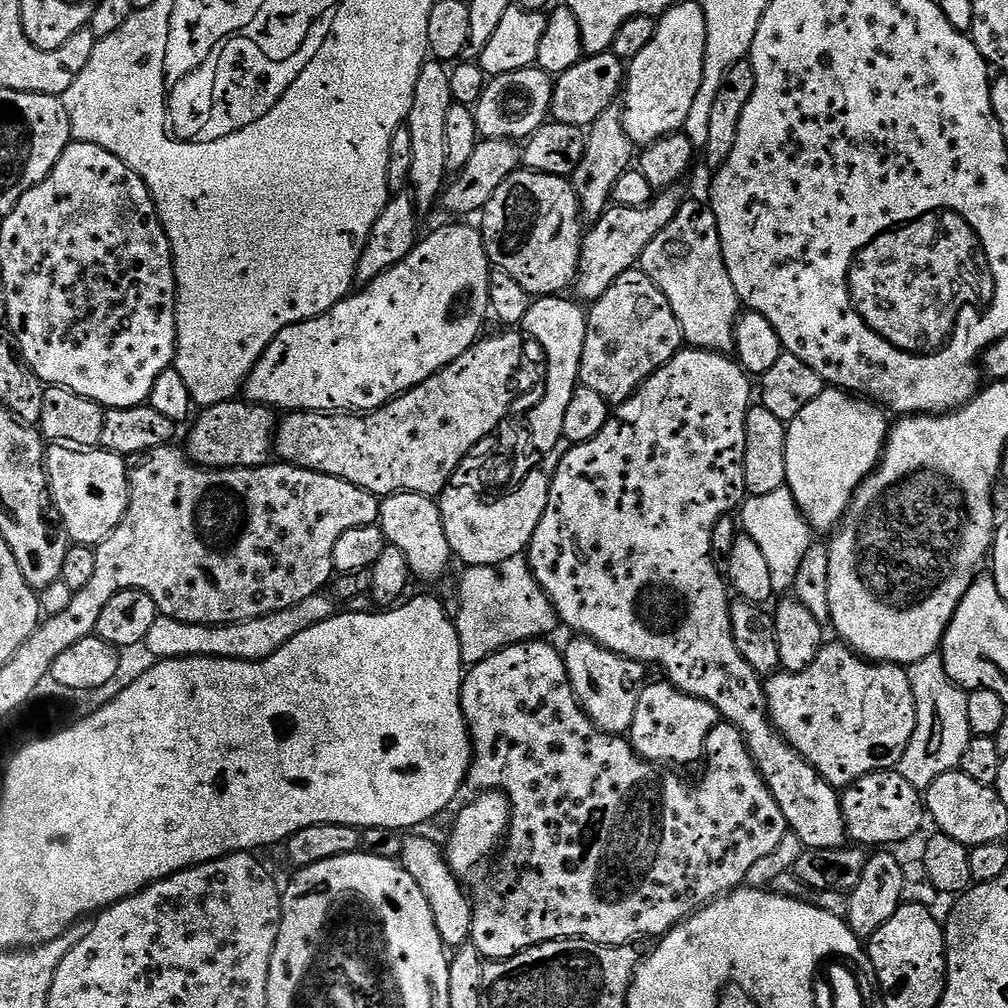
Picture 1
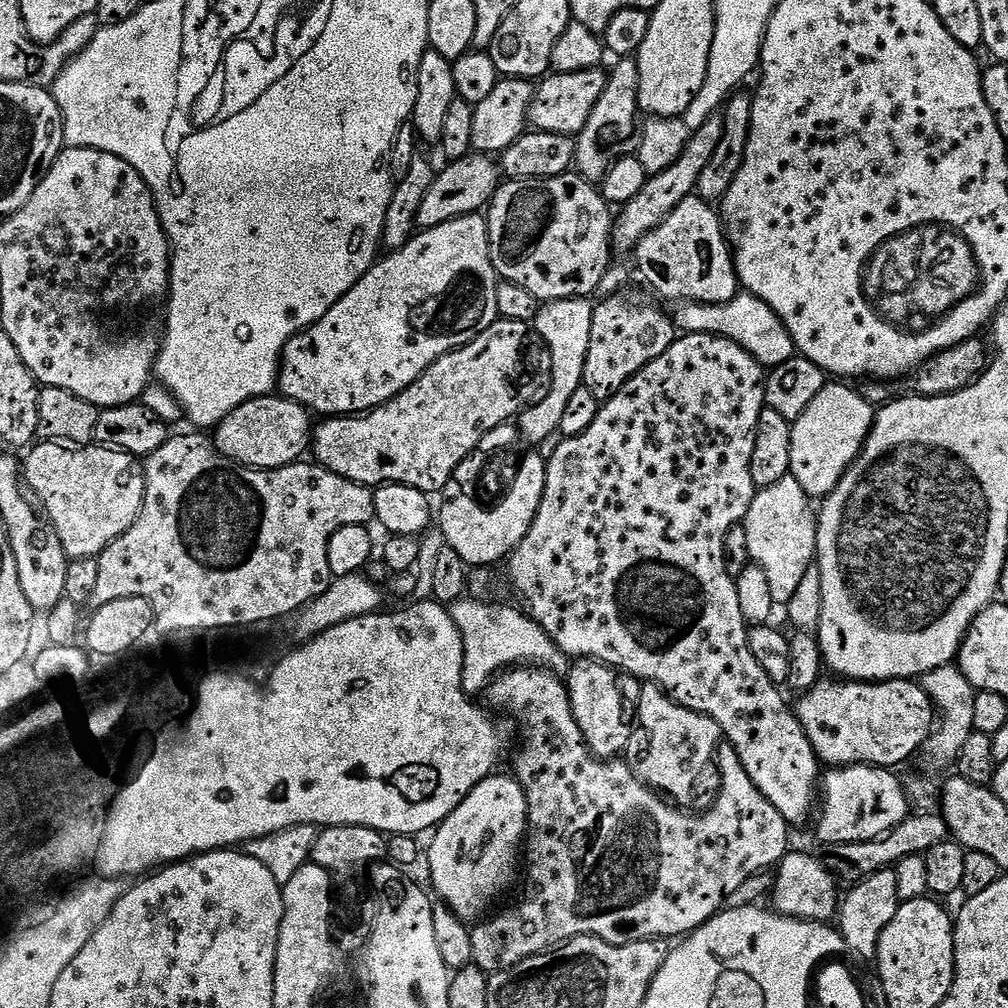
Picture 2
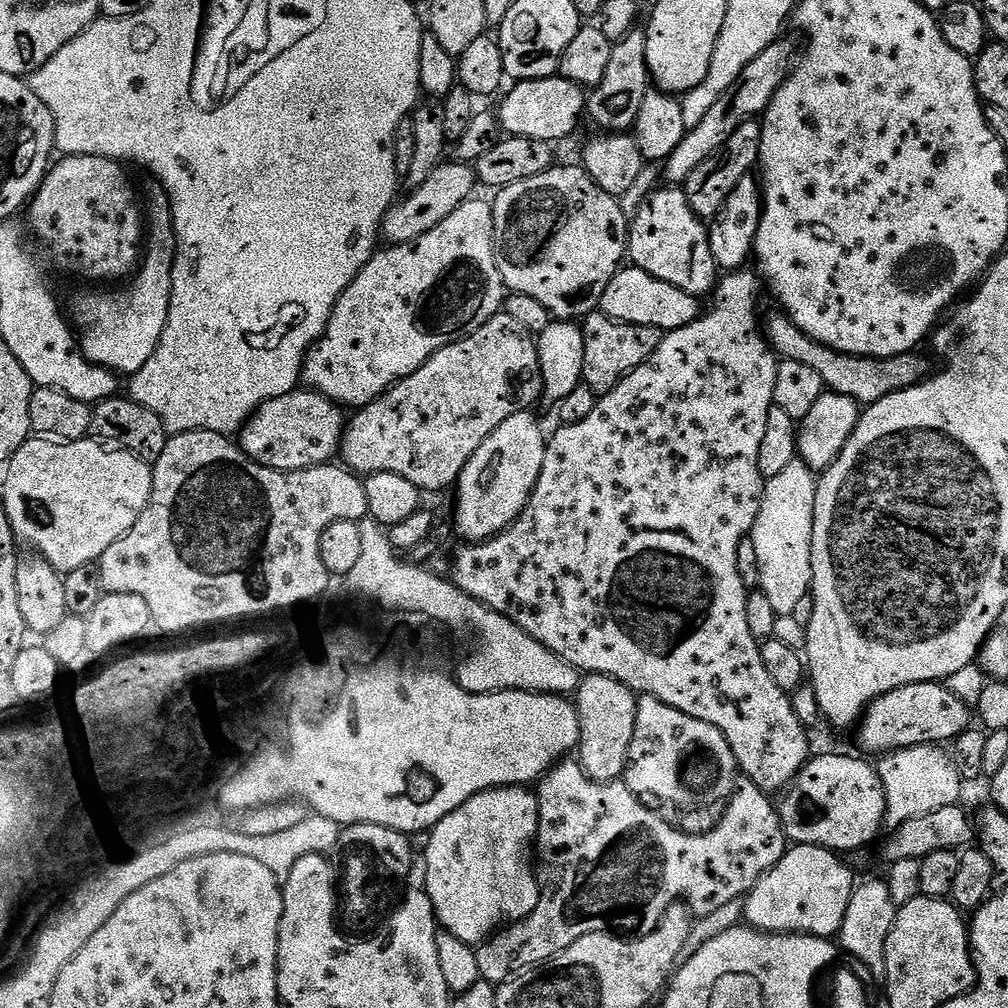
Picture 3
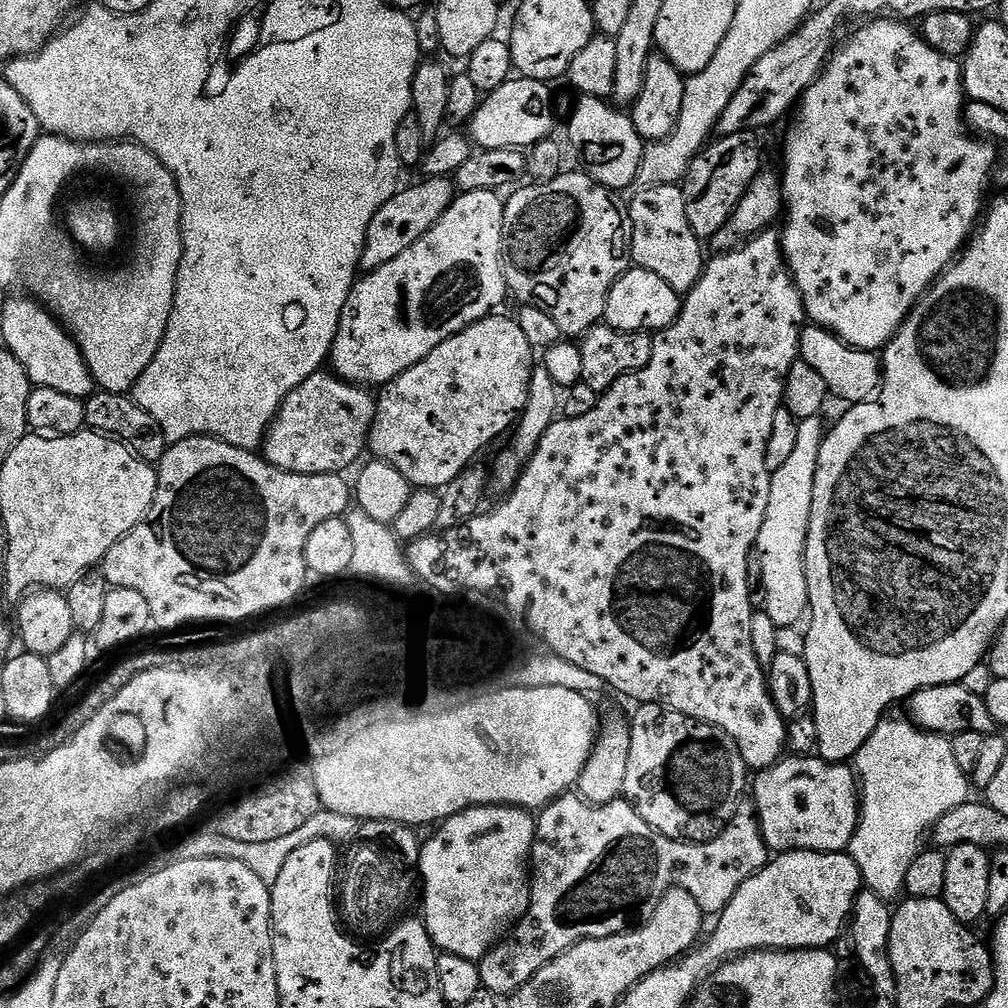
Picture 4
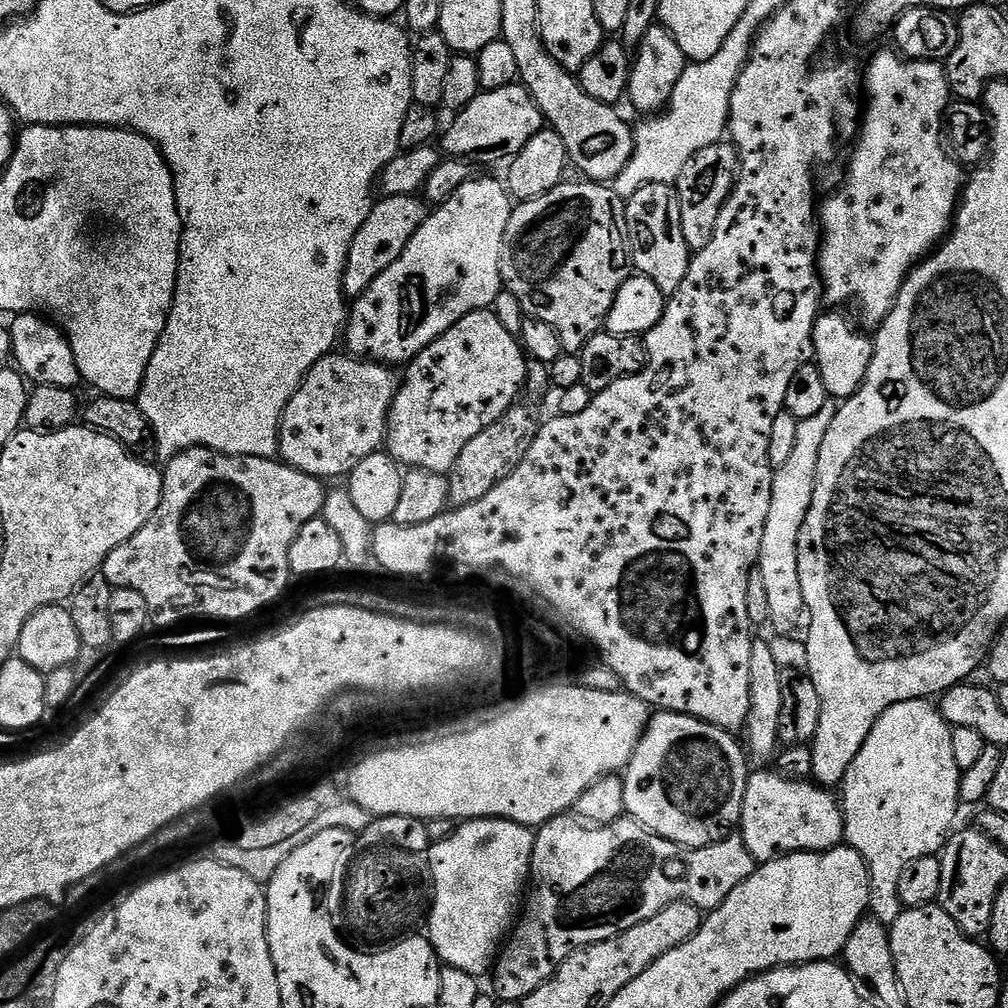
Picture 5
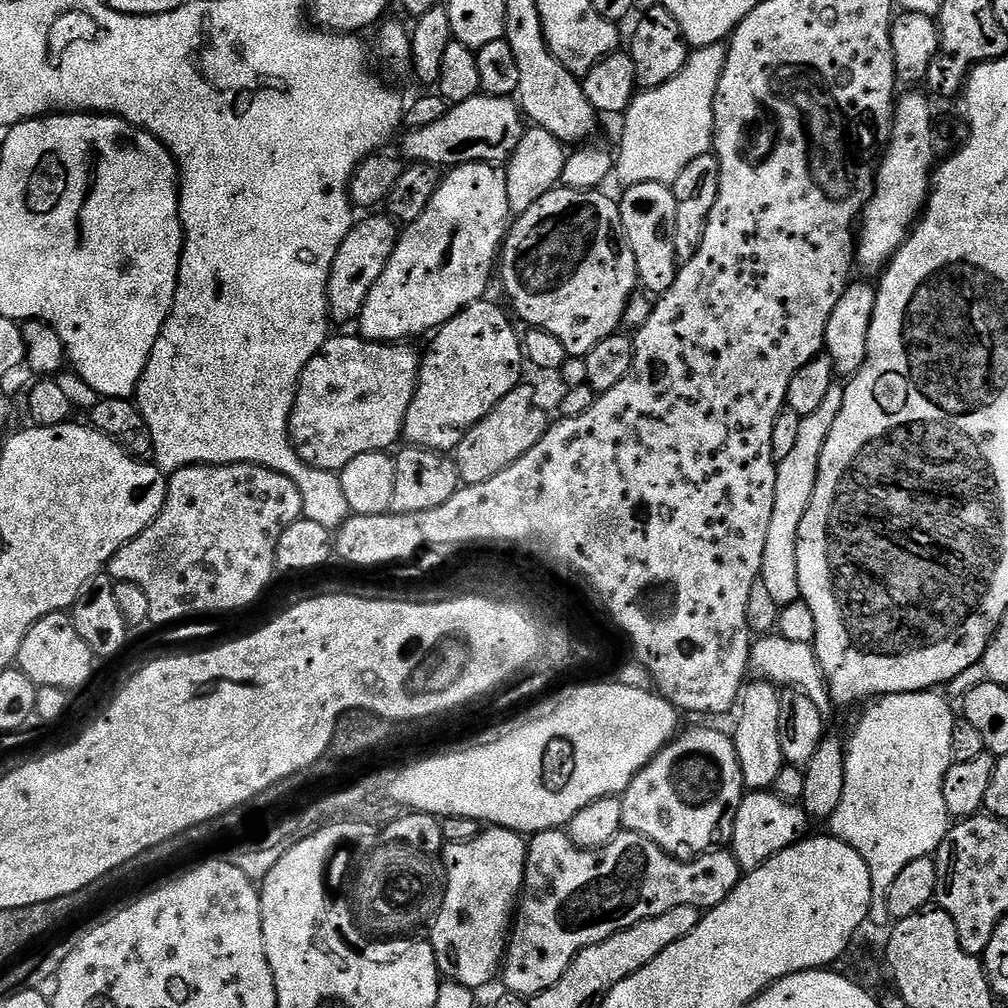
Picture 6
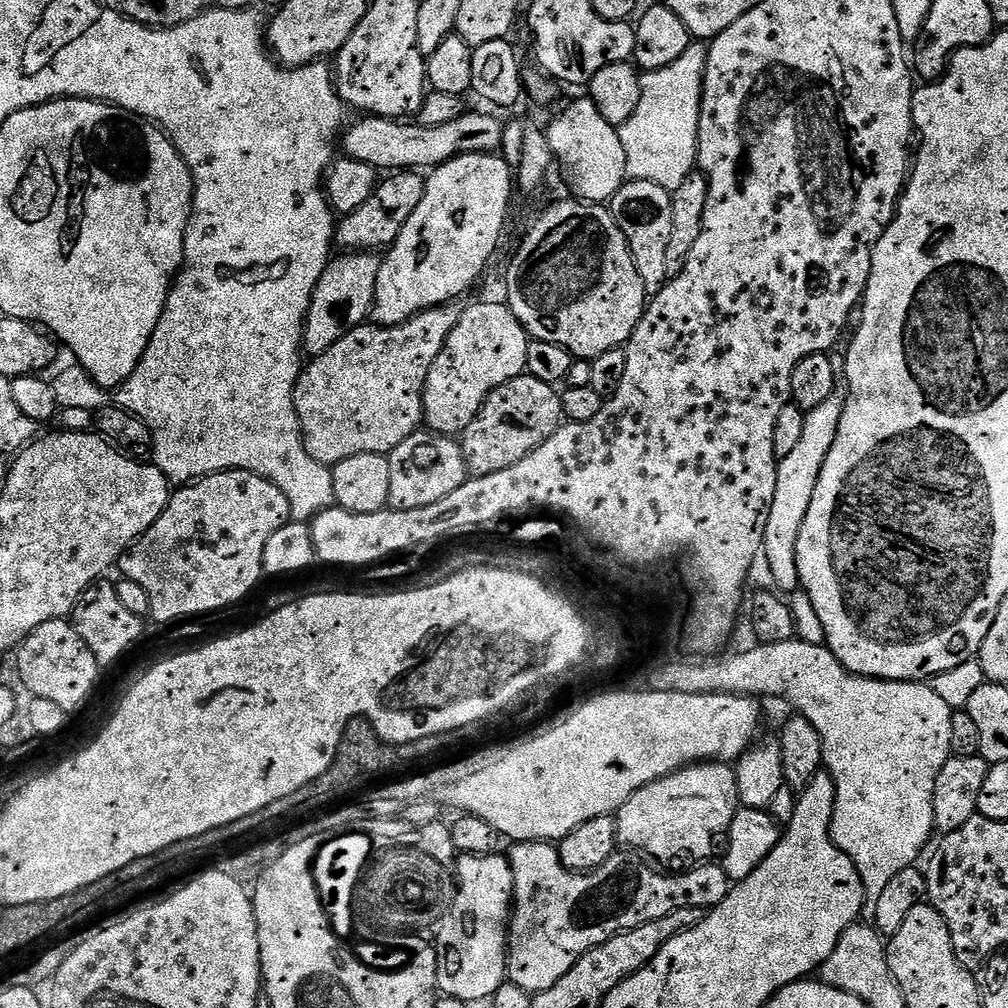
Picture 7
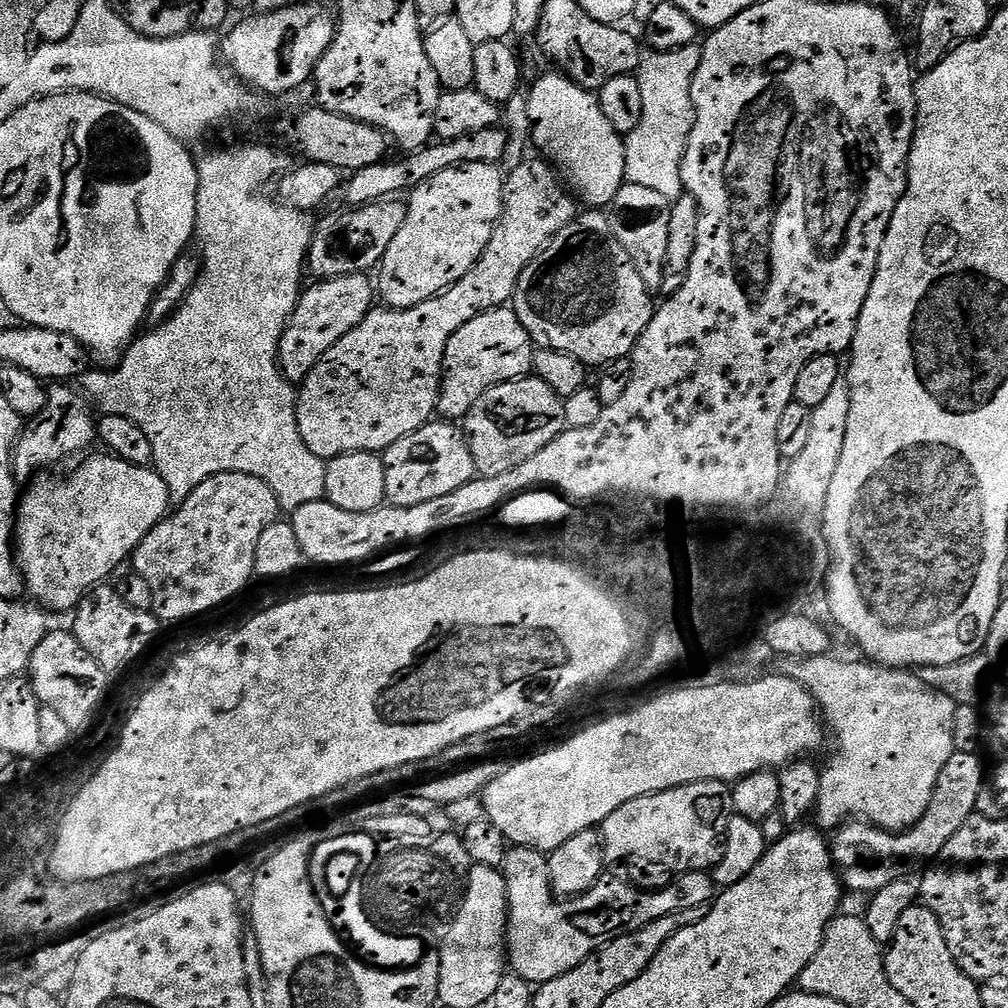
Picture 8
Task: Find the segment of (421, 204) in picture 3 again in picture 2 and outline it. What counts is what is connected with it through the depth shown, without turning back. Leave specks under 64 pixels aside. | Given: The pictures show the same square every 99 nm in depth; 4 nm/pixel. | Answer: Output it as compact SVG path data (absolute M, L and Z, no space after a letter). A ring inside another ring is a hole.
M469 154L443 166L444 169L441 167L437 171L436 181L430 186L430 190L426 190L426 198L422 198L422 206L418 206L417 229L433 228L442 222L471 216L487 209L492 203L492 195L502 183L499 163L488 154Z

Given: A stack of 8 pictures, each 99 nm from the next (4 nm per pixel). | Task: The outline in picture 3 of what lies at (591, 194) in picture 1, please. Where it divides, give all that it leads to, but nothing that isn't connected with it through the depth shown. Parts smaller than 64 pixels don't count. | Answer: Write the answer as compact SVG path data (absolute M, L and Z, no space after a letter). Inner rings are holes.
M643 27L633 28L624 40L615 41L610 54L610 67L597 88L591 89L586 100L586 116L597 124L597 129L608 134L624 134L635 129L638 110L642 110L642 98L650 90L648 62L646 56L647 31Z

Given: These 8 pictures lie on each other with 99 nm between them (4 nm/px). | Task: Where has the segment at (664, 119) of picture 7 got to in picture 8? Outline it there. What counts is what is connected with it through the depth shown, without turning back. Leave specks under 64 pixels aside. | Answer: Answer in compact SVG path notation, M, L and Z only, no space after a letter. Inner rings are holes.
M699 43L687 44L669 52L652 50L640 58L638 79L642 86L642 122L638 122L634 131L627 133L624 141L625 181L638 186L650 186L650 190L658 190L658 194L662 194L662 198L666 198L669 202L677 200L684 192L680 167L690 138L692 123L696 117L692 101L692 83L698 70L698 62L702 62L702 47Z

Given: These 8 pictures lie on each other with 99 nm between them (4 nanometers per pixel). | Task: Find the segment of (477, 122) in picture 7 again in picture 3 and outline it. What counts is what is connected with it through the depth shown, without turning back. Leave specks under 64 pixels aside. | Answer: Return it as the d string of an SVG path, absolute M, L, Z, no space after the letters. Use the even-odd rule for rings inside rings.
M557 74L541 80L522 80L507 89L508 97L498 107L498 124L508 136L557 142L564 140L580 124L586 112L586 92Z

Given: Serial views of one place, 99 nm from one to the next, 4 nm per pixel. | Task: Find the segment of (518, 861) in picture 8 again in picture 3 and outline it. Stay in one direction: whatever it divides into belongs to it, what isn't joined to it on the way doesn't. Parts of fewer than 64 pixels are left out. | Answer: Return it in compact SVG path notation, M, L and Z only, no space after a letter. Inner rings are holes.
M565 758L553 764L548 769L543 779L539 781L538 795L540 797L540 829L536 835L534 856L538 861L540 901L536 909L525 920L519 920L516 924L507 925L503 930L497 932L492 939L485 940L483 944L476 948L478 974L481 980L485 980L485 982L493 986L505 984L507 980L512 979L513 976L521 972L527 972L541 964L548 963L559 952L566 950L575 940L582 938L586 934L610 932L613 934L627 934L632 938L650 934L660 926L660 919L666 914L669 906L677 903L677 901L687 904L688 910L692 913L693 917L699 918L706 914L714 914L714 910L721 909L728 902L734 902L735 900L747 897L748 893L752 891L753 886L786 854L786 848L784 848L786 837L784 828L780 825L780 813L777 805L775 803L771 804L768 801L771 800L769 793L764 792L758 786L754 786L754 782L747 778L741 779L737 783L736 791L732 793L732 799L727 801L726 807L723 809L723 811L725 810L724 817L717 822L716 828L702 833L701 836L687 836L686 833L679 832L674 825L667 824L658 813L651 812L644 805L647 803L641 797L635 796L629 790L627 784L623 782L600 784L597 780L590 779L584 772L584 767L572 758Z

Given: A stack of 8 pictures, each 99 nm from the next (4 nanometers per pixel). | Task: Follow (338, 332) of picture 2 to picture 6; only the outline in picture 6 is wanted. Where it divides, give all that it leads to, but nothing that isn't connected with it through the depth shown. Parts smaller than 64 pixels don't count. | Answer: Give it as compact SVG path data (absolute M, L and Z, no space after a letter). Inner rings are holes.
M457 164L449 172L452 173L449 176L447 173L441 179L438 190L434 194L434 198L430 198L422 218L418 218L414 223L407 225L399 233L396 249L386 266L386 270L382 270L382 278L378 278L378 282L374 282L374 290L370 290L370 294L366 298L358 317L358 325L360 324L358 332L365 340L377 340L379 344L391 344L393 342L412 342L415 341L415 336L426 335L425 337L427 337L429 334L435 333L446 322L450 322L450 318L454 318L464 308L469 308L476 301L485 299L487 292L484 291L487 290L492 276L494 280L494 269L498 264L498 253L501 251L504 237L508 234L510 221L514 216L514 210L510 206L506 194L507 178L505 169L496 164Z

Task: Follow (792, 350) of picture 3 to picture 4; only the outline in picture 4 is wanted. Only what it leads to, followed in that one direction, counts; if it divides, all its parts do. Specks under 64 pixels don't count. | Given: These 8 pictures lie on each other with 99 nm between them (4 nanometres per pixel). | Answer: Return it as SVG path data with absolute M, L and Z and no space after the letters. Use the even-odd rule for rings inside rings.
M814 323L800 329L800 359L826 381L829 393L835 399L837 396L840 400L848 400L849 405L871 400L882 383L882 360L877 353L858 350Z

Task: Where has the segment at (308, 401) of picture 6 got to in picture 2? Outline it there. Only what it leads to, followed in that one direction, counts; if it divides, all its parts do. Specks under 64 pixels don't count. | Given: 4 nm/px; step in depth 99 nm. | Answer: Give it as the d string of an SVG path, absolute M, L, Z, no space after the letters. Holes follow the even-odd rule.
M279 394L259 396L226 414L226 418L214 429L214 443L218 451L228 460L244 464L248 468L284 468L287 464L295 464L301 459L303 452L309 451L314 431L314 416L298 402L288 400Z

